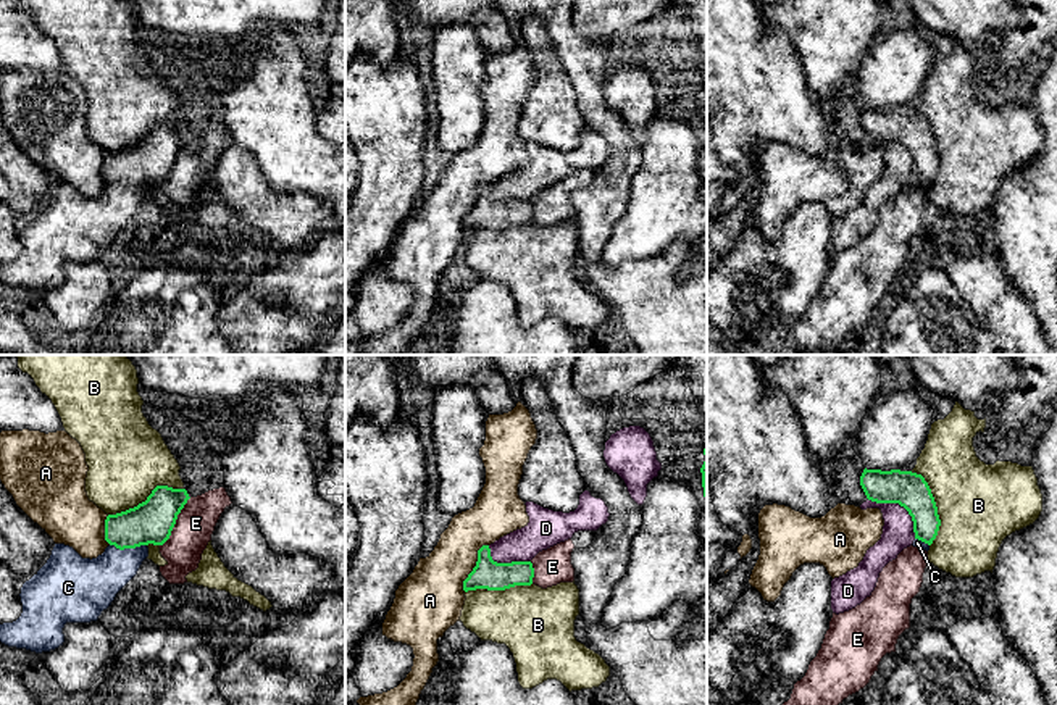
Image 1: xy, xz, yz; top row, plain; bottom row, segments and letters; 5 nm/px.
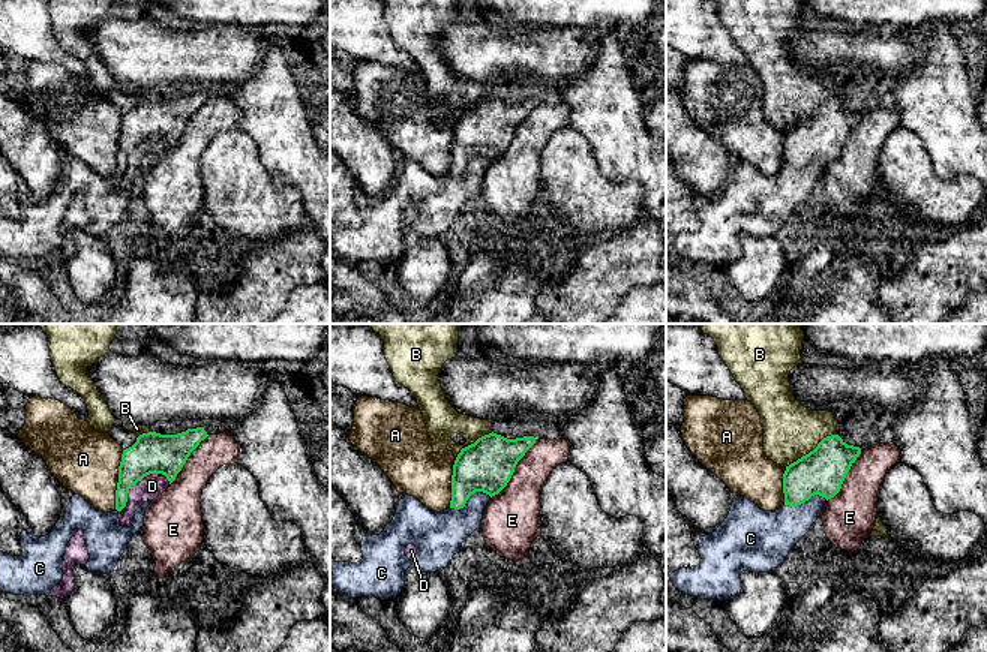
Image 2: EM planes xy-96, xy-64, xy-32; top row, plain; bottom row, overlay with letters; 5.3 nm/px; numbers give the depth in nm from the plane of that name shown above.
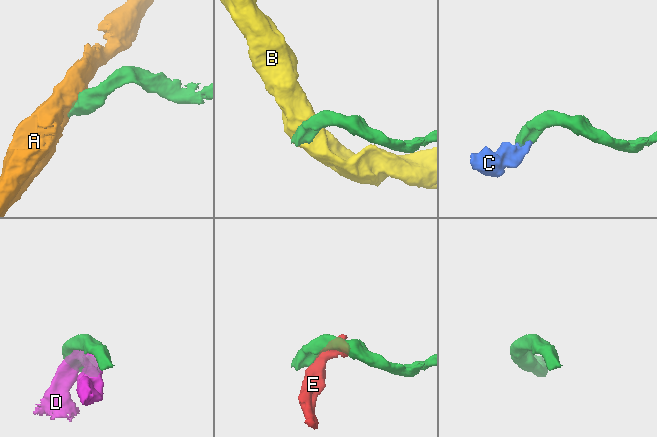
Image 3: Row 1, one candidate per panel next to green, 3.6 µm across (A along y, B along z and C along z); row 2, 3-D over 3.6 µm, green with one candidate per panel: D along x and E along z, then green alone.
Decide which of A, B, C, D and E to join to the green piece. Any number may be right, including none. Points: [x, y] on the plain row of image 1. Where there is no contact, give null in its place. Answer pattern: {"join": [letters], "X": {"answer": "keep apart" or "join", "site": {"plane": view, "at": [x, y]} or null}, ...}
{"join": ["C"], "A": {"answer": "keep apart", "site": {"plane": "xz", "at": [475, 205]}}, "B": {"answer": "keep apart", "site": {"plane": "yz", "at": [935, 144]}}, "C": {"answer": "join", "site": {"plane": "xy", "at": [128, 186]}}, "D": {"answer": "keep apart", "site": {"plane": "yz", "at": [901, 144]}}, "E": {"answer": "keep apart", "site": {"plane": "xy", "at": [175, 160]}}}

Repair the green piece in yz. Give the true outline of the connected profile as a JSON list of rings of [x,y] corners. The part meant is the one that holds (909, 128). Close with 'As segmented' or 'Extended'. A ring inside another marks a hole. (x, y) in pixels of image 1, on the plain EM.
[[[863,108],[860,124],[868,139],[899,142],[913,160],[913,186],[930,189],[938,174],[941,158],[931,127],[921,113],[912,110]]]. Extended

